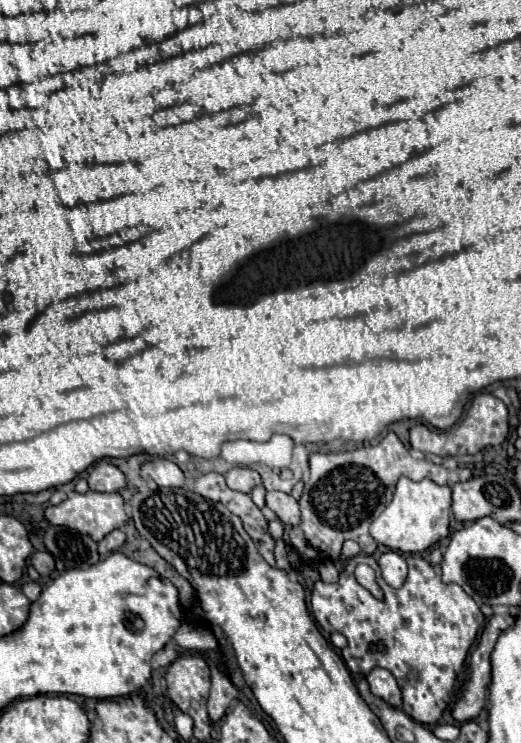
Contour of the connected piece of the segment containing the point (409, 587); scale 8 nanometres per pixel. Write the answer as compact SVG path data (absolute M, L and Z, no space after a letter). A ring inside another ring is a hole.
M354 556L354 558L346 560L346 566L336 584L326 584L322 580L314 584L310 599L313 618L326 632L342 632L346 636L348 646L342 650L342 658L352 674L362 676L362 674L368 674L376 666L390 670L402 690L404 712L408 716L412 716L416 722L438 724L444 710L450 706L450 702L454 698L456 678L464 670L464 660L468 656L468 650L477 639L486 618L480 612L478 604L472 600L472 596L468 596L458 584L445 584L441 579L441 566L432 566L422 556L408 556L410 570L408 570L408 578L400 590L386 586L382 577L381 580L378 580L384 593L383 600L376 599L356 582L354 568L360 562L372 566L374 570L377 569L377 575L381 576L378 562L372 556ZM376 644L382 644L384 650L370 650Z

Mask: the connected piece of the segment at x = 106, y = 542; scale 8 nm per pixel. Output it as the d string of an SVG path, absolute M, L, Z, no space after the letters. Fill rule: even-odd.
M122 530L110 532L104 540L98 542L98 552L100 552L100 556L108 556L108 554L114 552L116 548L120 548L120 546L124 544L124 540L126 540L126 534L124 534Z

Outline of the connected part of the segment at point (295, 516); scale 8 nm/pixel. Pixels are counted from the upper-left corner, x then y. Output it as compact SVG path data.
M266 492L266 506L290 526L300 524L300 508L298 502L286 492Z

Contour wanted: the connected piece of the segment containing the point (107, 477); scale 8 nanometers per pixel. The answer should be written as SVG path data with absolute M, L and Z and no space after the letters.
M100 460L88 474L88 486L94 492L120 492L126 486L126 478L114 464Z

